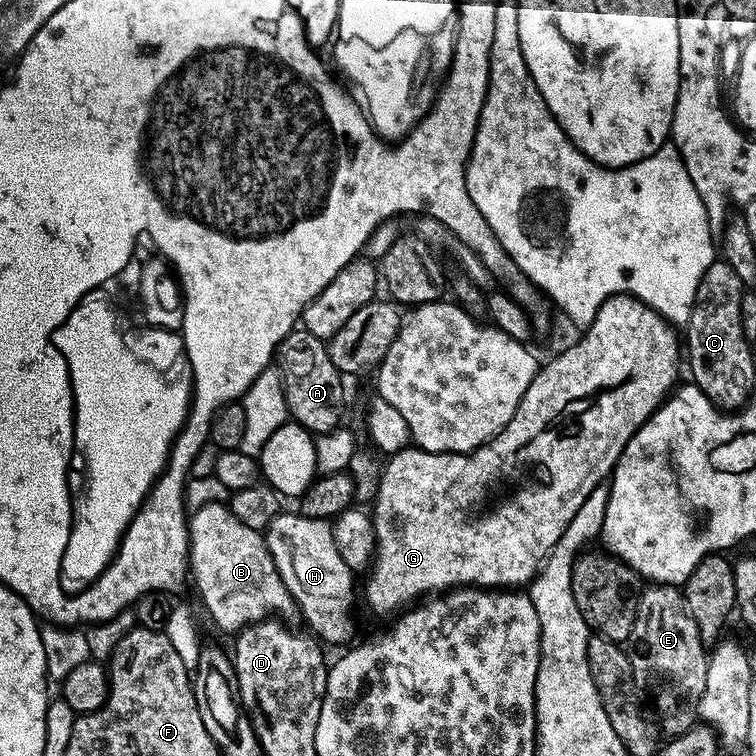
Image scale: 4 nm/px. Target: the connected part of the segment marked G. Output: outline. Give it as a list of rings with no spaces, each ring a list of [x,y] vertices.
[[[611,296],[602,302],[598,314],[594,314],[594,322],[583,329],[580,341],[565,353],[551,357],[548,365],[541,367],[530,382],[526,394],[522,394],[522,402],[518,402],[518,410],[514,410],[514,418],[506,422],[506,426],[497,436],[481,448],[472,452],[426,452],[422,448],[409,446],[400,452],[393,452],[387,457],[388,465],[383,465],[376,486],[376,498],[370,505],[372,529],[376,535],[376,551],[367,573],[368,581],[363,581],[362,596],[368,599],[368,604],[384,616],[387,612],[396,614],[405,606],[427,597],[429,594],[440,594],[461,586],[475,586],[485,590],[516,590],[527,585],[535,578],[549,552],[556,547],[562,534],[568,528],[568,523],[578,514],[578,506],[586,502],[590,490],[594,486],[605,483],[612,475],[622,450],[630,442],[630,438],[645,422],[656,413],[656,409],[668,399],[670,393],[677,387],[676,363],[682,360],[682,344],[676,341],[677,329],[669,324],[664,317],[657,314],[648,304],[636,300],[633,296]]]

